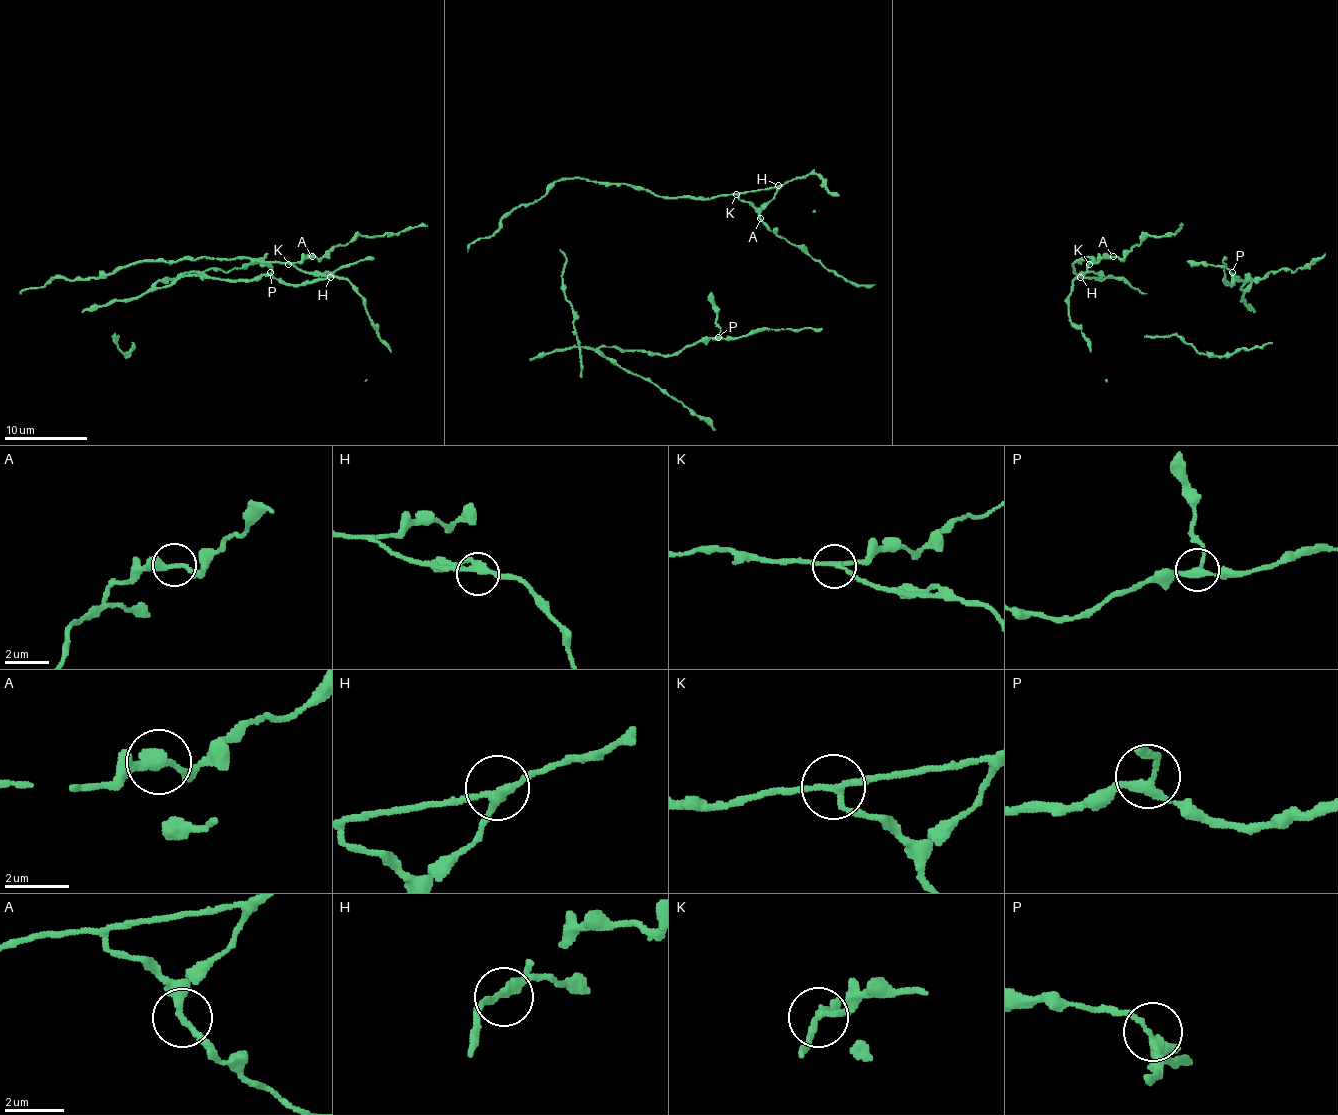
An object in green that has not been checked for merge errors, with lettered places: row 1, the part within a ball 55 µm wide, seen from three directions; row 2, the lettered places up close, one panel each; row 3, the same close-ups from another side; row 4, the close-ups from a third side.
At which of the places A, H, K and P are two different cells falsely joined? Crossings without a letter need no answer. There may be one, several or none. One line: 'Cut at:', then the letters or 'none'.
Cut at: none

